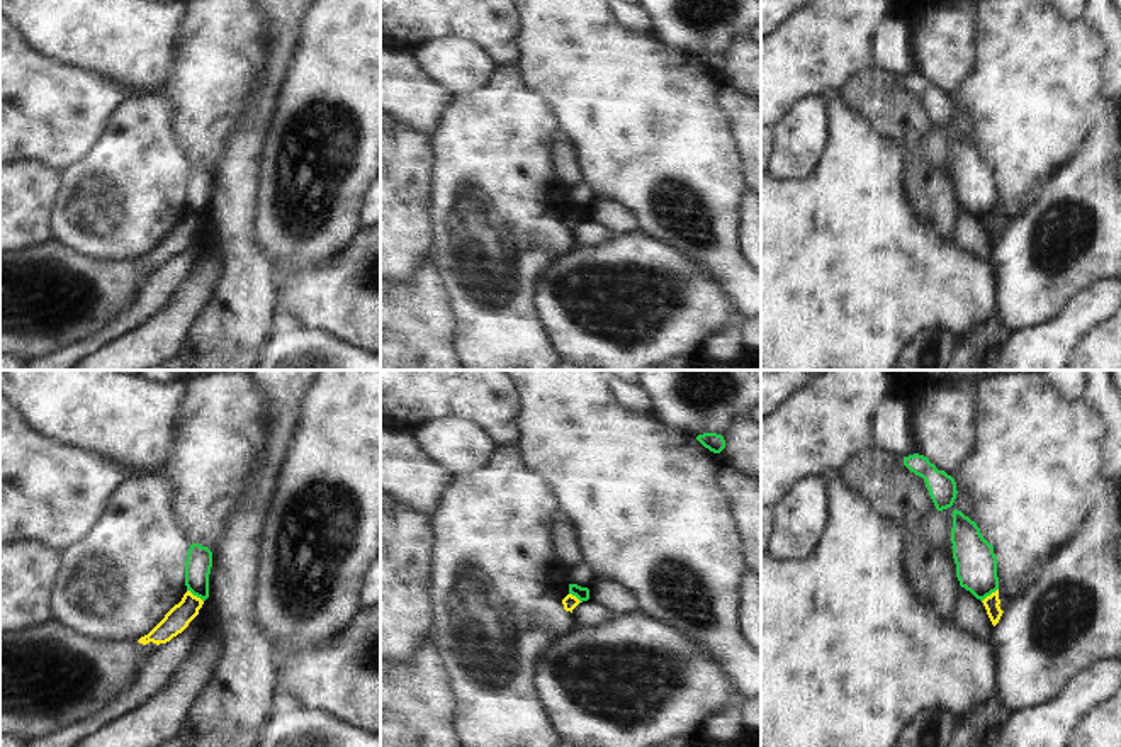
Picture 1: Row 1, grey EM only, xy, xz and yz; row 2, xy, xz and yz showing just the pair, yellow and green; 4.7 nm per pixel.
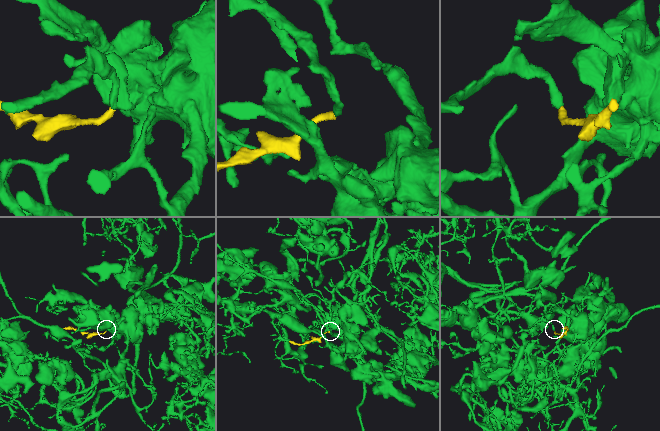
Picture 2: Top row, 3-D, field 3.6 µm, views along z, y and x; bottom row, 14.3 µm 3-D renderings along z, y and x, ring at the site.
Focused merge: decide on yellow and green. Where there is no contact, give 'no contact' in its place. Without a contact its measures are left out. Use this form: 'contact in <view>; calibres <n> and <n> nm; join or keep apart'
contact in xy; calibres 110 and 130 nm; keep apart

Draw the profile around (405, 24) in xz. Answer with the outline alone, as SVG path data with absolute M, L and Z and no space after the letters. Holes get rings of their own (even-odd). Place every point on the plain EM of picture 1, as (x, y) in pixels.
M380 0L380 46L409 49L431 39L472 39L498 66L520 58L521 19L515 0Z

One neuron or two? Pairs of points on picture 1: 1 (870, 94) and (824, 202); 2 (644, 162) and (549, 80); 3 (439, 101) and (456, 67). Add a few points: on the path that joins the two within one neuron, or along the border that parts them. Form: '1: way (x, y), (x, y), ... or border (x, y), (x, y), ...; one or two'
1: border (839, 92), (870, 123); two
2: way (620, 138), (573, 90); one
3: border (416, 60), (430, 77), (454, 95); two

